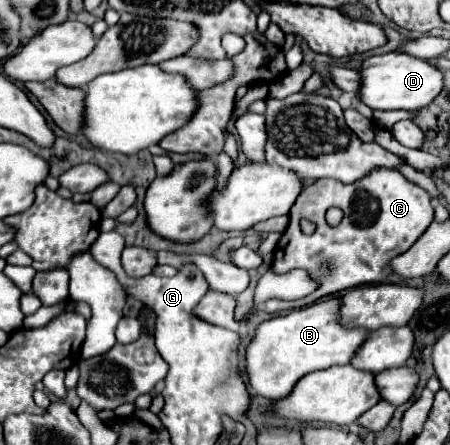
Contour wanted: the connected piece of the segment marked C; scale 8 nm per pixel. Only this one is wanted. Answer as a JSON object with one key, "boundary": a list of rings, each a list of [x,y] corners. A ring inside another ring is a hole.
{"boundary":[[[374,169],[356,183],[334,183],[334,179],[318,179],[302,189],[294,207],[290,209],[290,223],[280,237],[280,245],[274,251],[272,271],[286,273],[290,269],[306,269],[320,281],[320,287],[300,301],[278,301],[270,299],[262,305],[266,313],[282,313],[298,307],[306,307],[320,297],[340,293],[344,289],[382,283],[388,277],[388,261],[396,255],[408,251],[414,241],[430,227],[434,221],[434,209],[430,205],[430,195],[404,179],[398,169]],[[328,207],[338,207],[344,211],[340,225],[330,227],[324,219]],[[300,219],[316,223],[312,235],[302,233]]]}

